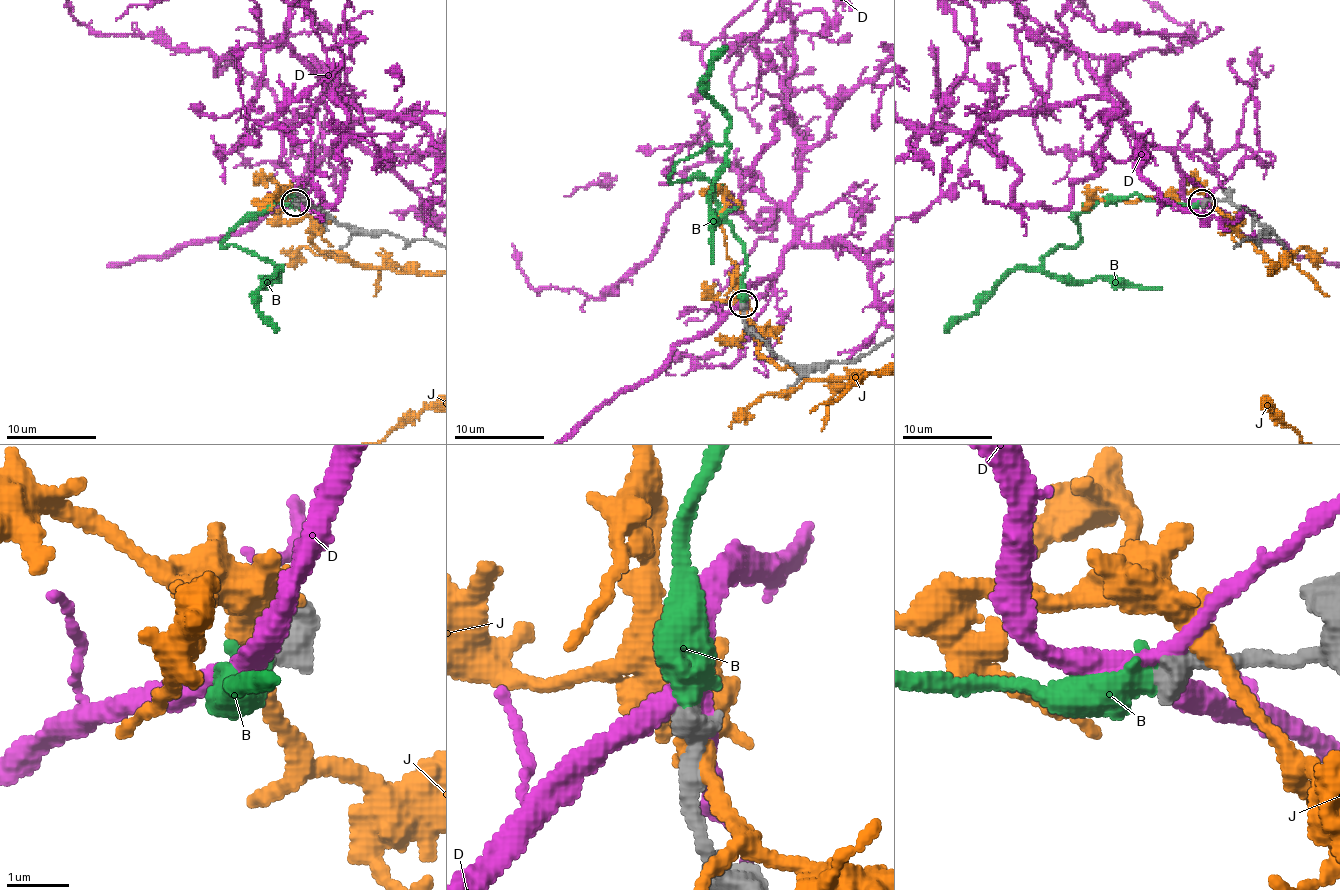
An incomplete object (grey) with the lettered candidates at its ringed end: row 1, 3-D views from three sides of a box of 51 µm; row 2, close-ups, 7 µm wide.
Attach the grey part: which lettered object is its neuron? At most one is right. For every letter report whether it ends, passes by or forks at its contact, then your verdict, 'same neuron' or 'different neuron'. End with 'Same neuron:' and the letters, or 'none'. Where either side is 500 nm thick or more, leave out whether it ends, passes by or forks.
B: same neuron
D: it forks there; different neuron
J: different neuron
Same neuron: B

